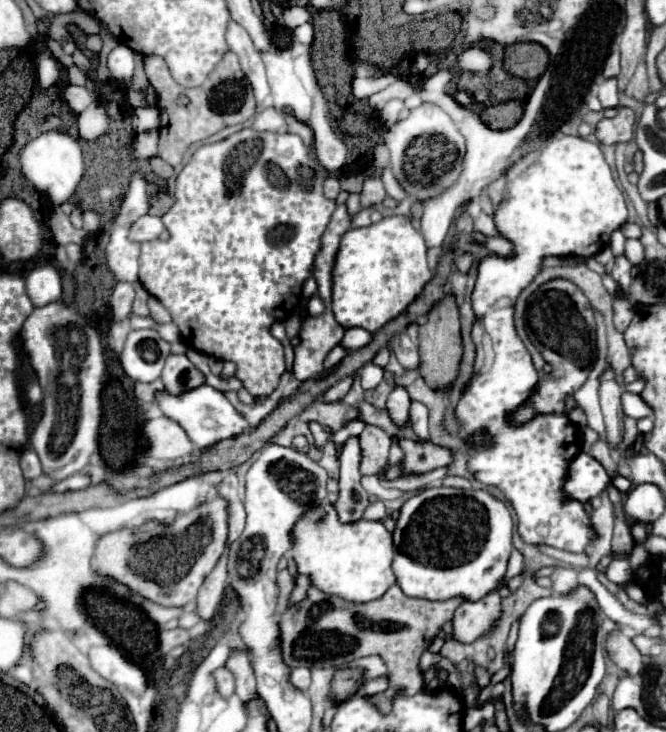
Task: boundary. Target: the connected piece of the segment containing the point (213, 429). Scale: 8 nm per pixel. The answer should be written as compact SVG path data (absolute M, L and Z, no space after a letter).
M203 385L199 389L187 391L181 397L173 397L173 395L165 393L165 391L161 391L161 393L157 393L157 405L161 407L161 411L169 419L177 421L185 429L185 433L189 435L193 445L197 449L201 449L201 451L217 445L217 443L221 443L225 439L239 437L241 433L251 429L247 419L239 411L235 411L235 407L229 403L225 393L219 391L219 389L213 389L209 385Z

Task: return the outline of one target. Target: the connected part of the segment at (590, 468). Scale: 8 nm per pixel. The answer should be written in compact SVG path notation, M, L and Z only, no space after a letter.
M579 453L571 461L569 471L563 479L563 493L579 503L585 503L585 501L601 495L609 481L611 479L607 477L601 463L597 463L587 453Z

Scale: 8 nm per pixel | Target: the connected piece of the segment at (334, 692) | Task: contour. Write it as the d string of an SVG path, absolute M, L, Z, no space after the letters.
M347 667L347 669L335 671L333 685L331 685L331 699L333 699L333 703L341 705L341 703L349 701L357 693L361 681L363 681L361 669Z

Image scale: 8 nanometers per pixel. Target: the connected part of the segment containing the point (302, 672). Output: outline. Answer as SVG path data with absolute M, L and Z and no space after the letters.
M305 667L293 669L293 673L291 673L291 683L293 683L297 689L307 691L309 685L311 685L311 671L305 669Z

